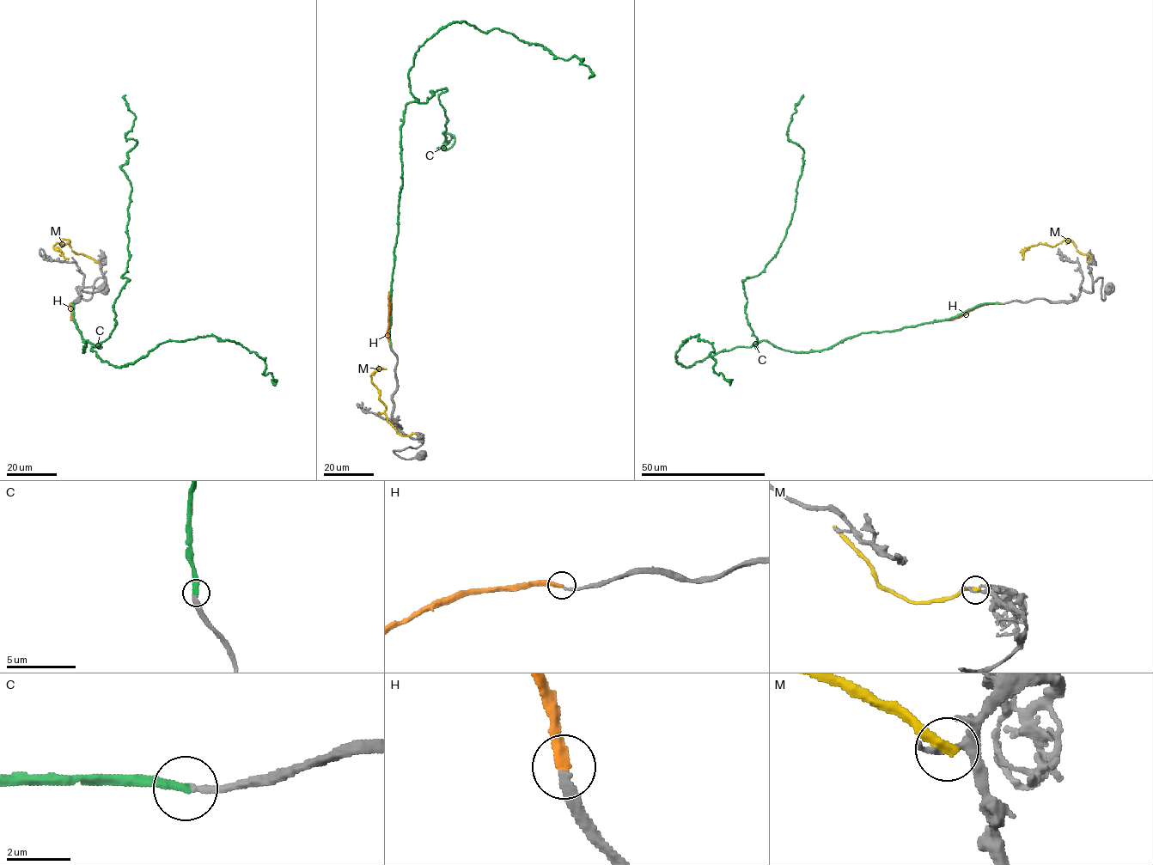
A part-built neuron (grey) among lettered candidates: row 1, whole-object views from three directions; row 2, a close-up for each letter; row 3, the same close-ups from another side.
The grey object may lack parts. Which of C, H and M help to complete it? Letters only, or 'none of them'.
C

